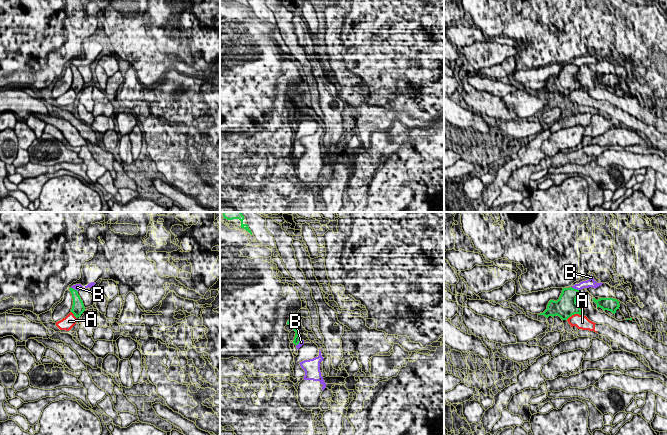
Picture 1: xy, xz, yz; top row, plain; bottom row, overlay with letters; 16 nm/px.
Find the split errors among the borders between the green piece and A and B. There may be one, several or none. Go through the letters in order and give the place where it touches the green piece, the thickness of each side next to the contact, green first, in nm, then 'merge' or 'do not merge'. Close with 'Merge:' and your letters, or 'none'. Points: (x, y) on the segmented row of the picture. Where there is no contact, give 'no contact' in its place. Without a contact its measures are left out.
A: yz (574, 313) | 340/220 nm | do not merge
B: yz (575, 289) | 280/130 nm | do not merge
Merge: none

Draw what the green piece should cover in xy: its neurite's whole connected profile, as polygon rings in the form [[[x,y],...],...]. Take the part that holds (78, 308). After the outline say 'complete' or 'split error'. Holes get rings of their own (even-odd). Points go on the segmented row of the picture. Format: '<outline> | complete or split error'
[[[69,288],[69,290],[70,290],[70,292],[72,294],[72,298],[73,298],[73,305],[72,305],[71,312],[74,314],[74,316],[76,318],[78,318],[84,312],[85,307],[84,307],[83,301],[81,300],[80,296],[78,295],[77,290],[75,290],[73,288]]] | complete

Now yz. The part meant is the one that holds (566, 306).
[[[563,288],[562,293],[557,301],[550,300],[547,309],[538,315],[544,315],[546,318],[549,316],[559,316],[562,320],[567,320],[574,314],[583,315],[580,307],[576,303],[579,295],[579,290],[570,288]]] | complete

